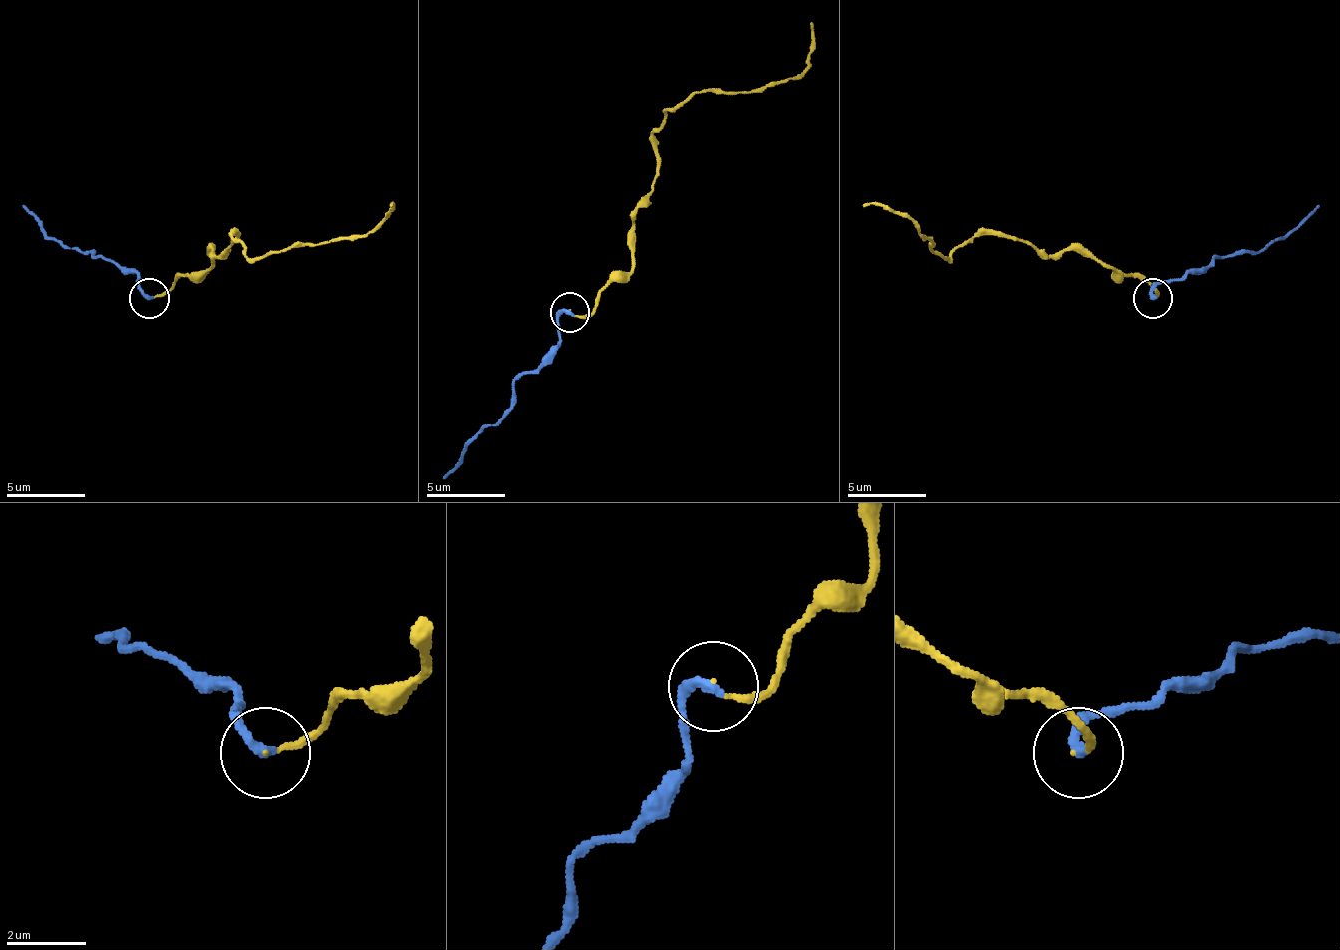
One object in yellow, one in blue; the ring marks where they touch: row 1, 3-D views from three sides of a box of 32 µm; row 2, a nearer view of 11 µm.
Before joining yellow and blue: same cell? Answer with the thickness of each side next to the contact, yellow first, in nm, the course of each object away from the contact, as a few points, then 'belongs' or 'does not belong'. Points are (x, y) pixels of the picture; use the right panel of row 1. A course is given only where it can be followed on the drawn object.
80 nm thick on the yellow side, 260 nm on the other; yellow runs (1149, 299), (1157, 295), (1078, 251), (1042, 255), (1011, 236), (971, 236), (947, 259), (888, 208), (864, 208); blue runs (1153, 299), (1157, 287), (1225, 255), (1268, 248), (1320, 204); belongs

